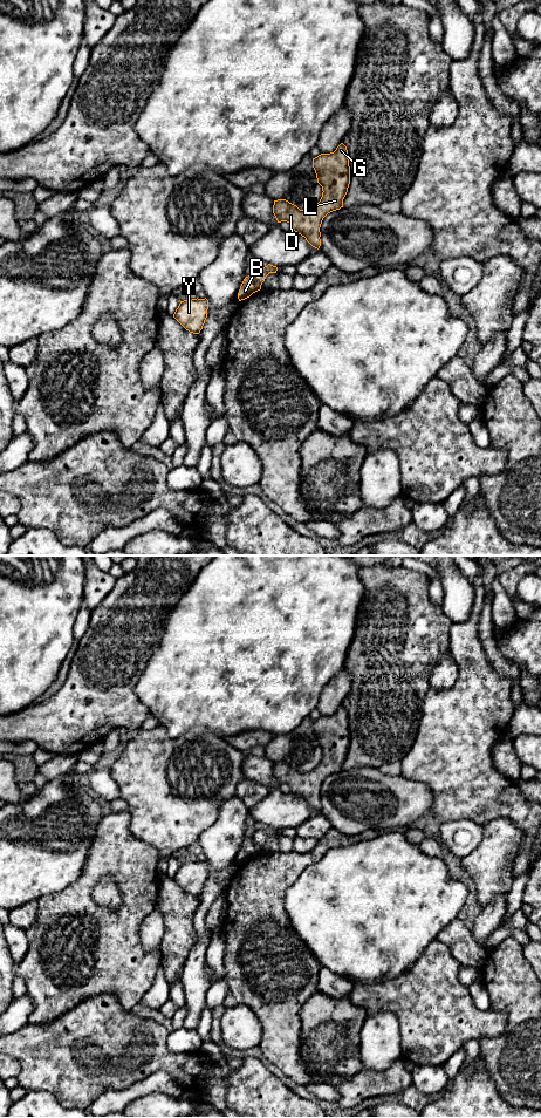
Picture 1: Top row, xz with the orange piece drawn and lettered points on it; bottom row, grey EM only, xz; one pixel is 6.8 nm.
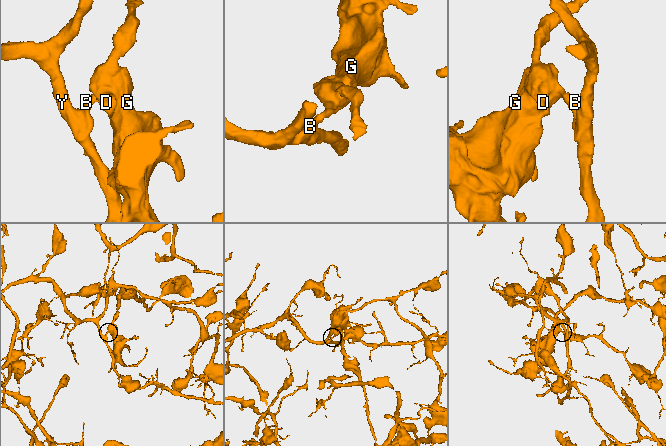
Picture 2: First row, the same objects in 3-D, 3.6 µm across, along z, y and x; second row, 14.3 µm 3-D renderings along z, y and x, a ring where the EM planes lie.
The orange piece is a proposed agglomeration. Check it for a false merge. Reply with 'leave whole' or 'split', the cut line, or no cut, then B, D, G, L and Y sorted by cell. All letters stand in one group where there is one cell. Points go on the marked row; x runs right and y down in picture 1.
split; cut in xz along (252, 274), (252, 278), (260, 286); B Y / D G L

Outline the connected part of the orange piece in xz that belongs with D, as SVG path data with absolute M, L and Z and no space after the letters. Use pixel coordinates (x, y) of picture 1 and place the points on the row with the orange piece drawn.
M341 143L334 152L313 158L313 168L323 191L320 202L309 210L300 210L286 199L278 199L274 200L273 213L278 223L289 223L292 230L319 250L322 220L328 213L343 207L343 199L350 184L347 146Z

